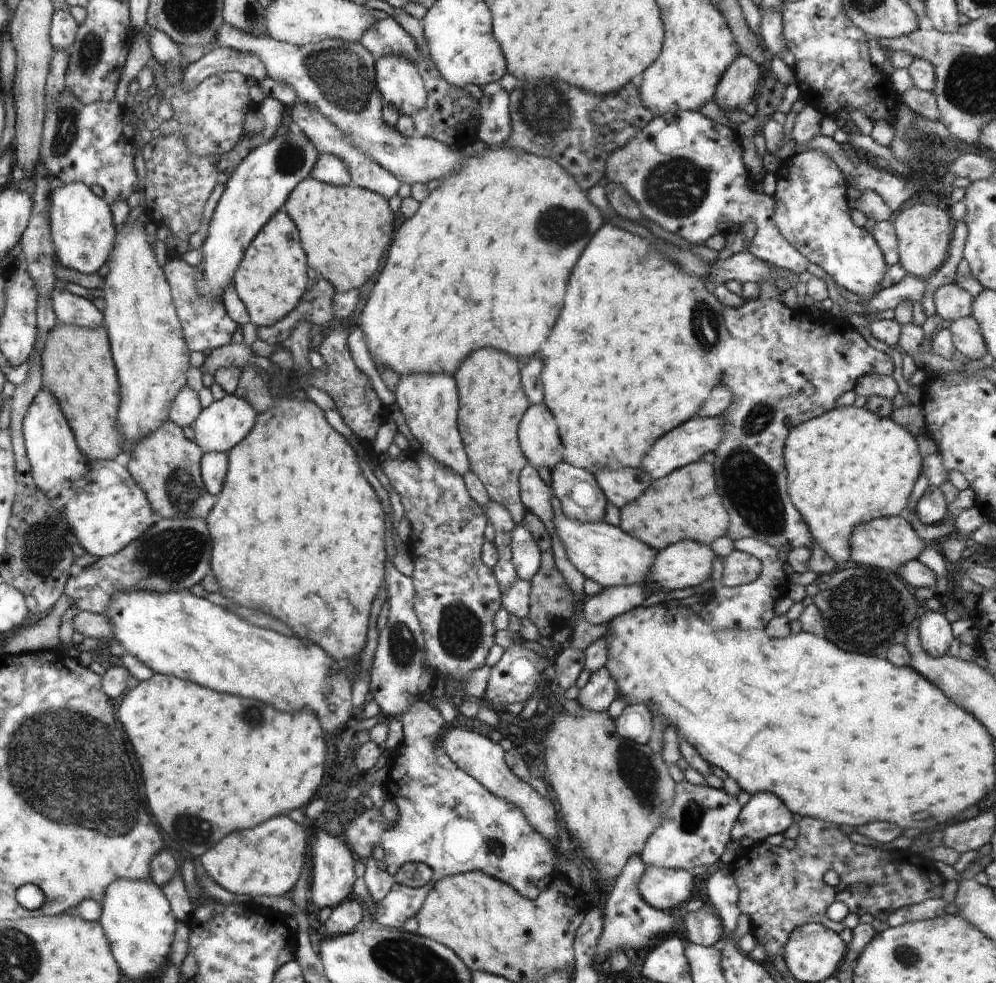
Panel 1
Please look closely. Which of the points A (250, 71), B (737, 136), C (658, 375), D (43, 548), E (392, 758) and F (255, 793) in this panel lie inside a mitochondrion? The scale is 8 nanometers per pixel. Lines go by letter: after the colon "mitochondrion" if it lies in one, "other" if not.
A: other
B: other
C: other
D: mitochondrion
E: other
F: other

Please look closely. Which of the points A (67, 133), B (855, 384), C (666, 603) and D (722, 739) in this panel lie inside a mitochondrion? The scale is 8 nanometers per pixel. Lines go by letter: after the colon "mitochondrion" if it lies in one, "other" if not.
A: mitochondrion
B: other
C: other
D: other

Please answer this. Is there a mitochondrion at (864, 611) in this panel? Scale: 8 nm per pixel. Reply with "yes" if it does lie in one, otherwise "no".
yes

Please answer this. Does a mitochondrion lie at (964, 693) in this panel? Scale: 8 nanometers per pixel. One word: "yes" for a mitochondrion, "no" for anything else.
yes

